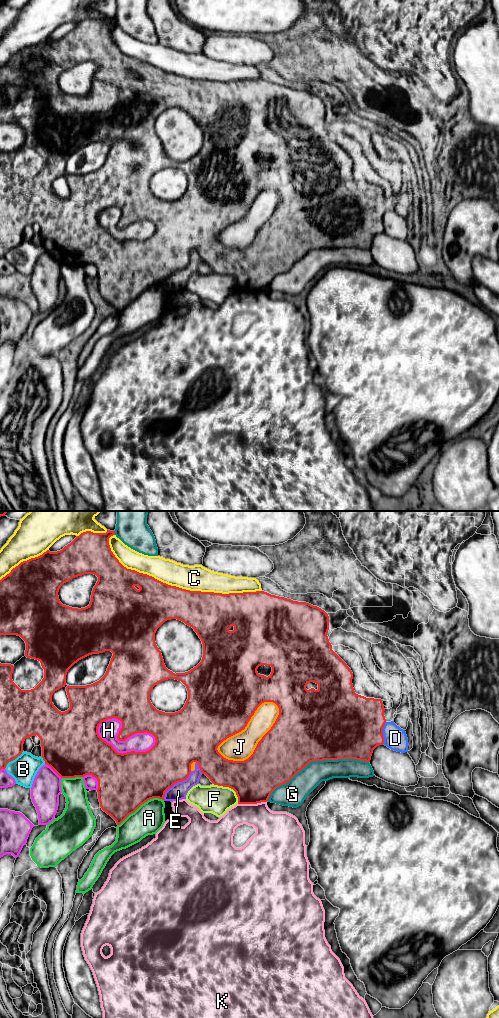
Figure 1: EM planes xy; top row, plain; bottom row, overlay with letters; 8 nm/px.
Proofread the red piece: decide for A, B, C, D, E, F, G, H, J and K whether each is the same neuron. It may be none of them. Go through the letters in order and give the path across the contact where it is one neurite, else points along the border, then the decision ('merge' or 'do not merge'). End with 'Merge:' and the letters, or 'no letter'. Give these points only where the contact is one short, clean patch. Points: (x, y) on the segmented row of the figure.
A: do not merge
B: do not merge
C: do not merge
D: do not merge
E: do not merge
F: do not merge
G: do not merge
H: do not merge
J: do not merge
K: do not merge
Merge: no letter

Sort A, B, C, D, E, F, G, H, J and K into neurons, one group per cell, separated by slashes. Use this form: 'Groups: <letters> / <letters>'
Groups: A / B / C / D H / E J / F / G / K

